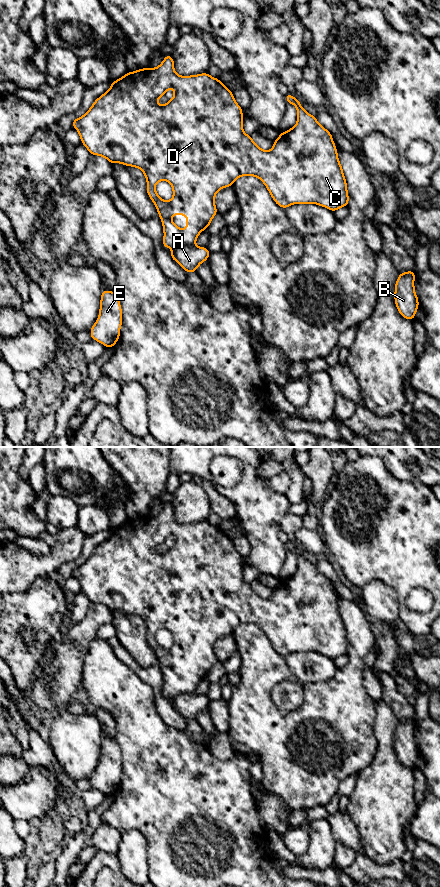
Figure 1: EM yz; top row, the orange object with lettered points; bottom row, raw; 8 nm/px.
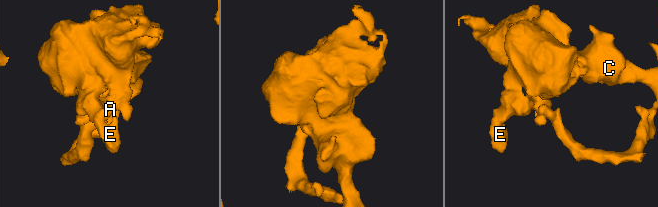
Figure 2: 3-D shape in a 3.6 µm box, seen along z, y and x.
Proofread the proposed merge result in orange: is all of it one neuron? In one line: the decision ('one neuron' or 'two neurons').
two neurons

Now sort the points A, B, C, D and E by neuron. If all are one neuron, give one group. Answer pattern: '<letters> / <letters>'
A B / C D E

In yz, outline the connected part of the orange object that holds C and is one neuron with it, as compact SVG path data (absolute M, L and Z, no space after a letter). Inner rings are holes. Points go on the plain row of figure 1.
M168 502L158 515L127 520L112 530L110 537L97 546L83 564L74 566L72 575L78 579L81 591L90 602L102 604L112 613L121 611L143 619L147 628L147 642L162 670L163 696L168 694L174 698L182 693L196 694L197 685L209 675L218 660L215 654L216 641L225 635L232 635L235 628L242 624L259 626L275 651L284 657L293 652L317 652L334 660L348 654L347 630L332 582L290 541L285 547L297 556L297 571L288 579L280 581L271 598L263 598L243 579L243 557L236 550L232 539L208 520L190 524L178 523L174 517L174 507ZM170 536L174 537L174 545L166 552L158 553L157 548ZM162 628L170 631L173 637L170 649L163 648L155 638L156 632ZM173 663L186 664L185 678L173 671Z

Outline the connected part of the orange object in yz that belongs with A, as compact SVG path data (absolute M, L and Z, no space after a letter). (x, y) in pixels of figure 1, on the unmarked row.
M182 693L175 696L171 701L171 706L176 709L188 722L196 720L198 714L208 708L210 703L207 695L192 695Z

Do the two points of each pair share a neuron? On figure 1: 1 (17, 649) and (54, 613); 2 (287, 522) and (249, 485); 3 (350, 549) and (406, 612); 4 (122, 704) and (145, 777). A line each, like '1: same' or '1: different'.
1: same
2: different
3: same
4: same

